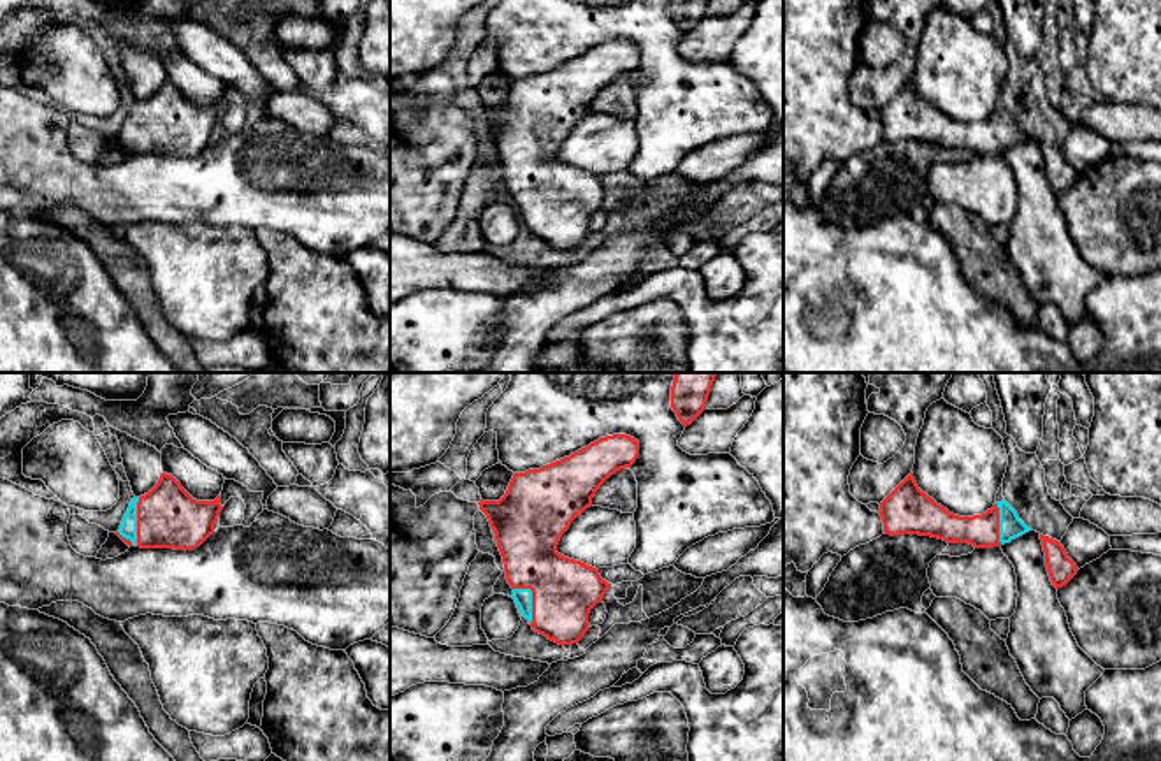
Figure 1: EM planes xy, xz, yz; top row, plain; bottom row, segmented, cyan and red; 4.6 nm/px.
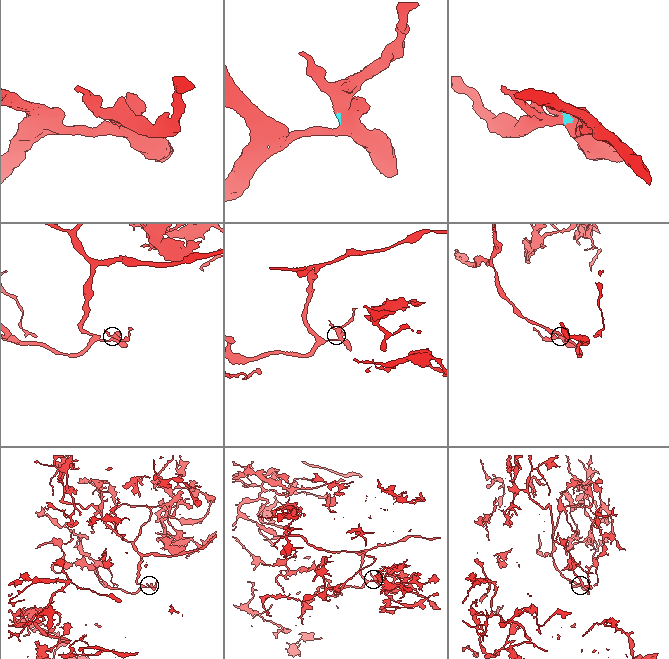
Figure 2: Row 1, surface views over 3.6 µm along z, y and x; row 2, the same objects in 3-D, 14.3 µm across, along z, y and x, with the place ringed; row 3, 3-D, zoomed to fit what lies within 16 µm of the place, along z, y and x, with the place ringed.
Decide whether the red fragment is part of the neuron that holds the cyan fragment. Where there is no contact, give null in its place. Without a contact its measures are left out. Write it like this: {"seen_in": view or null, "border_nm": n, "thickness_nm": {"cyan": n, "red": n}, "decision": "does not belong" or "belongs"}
{"seen_in": "xy", "border_nm": 220, "thickness_nm": {"cyan": 80, "red": 280}, "decision": "belongs"}

